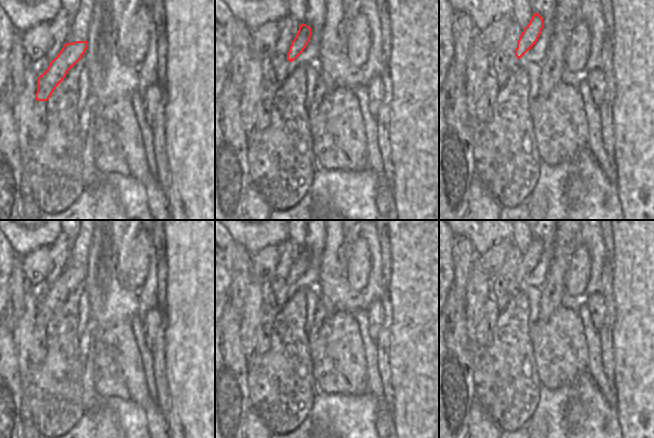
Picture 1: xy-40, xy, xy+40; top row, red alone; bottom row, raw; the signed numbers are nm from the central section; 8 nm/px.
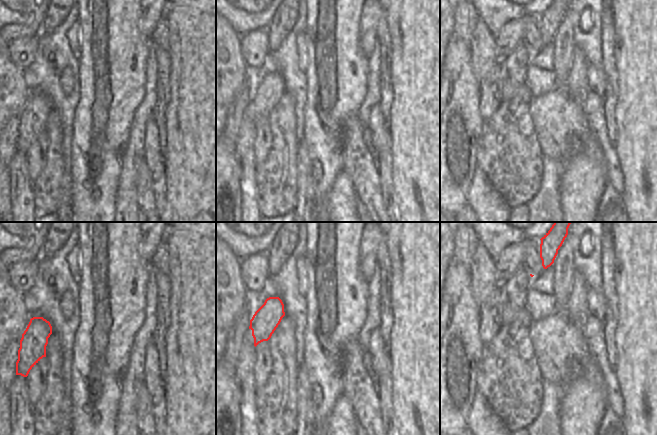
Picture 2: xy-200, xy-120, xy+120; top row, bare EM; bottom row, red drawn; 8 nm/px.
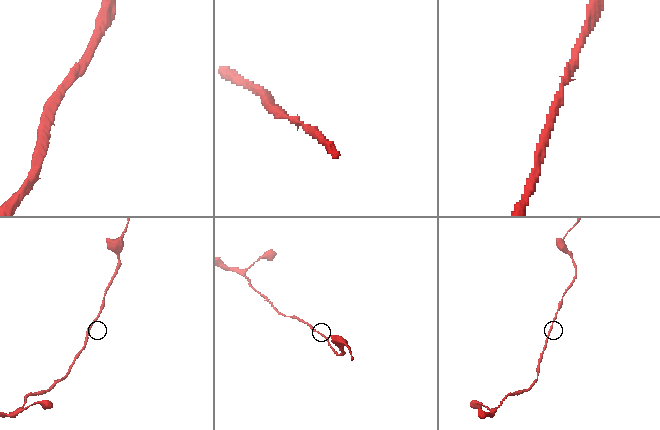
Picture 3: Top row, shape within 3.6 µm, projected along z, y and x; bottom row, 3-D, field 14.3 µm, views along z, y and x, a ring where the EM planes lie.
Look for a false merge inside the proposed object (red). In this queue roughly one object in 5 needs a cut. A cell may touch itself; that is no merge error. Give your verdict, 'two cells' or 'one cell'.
one cell

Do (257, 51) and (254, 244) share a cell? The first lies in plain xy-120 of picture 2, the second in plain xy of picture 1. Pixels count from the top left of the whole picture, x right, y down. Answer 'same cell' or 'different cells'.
different cells

